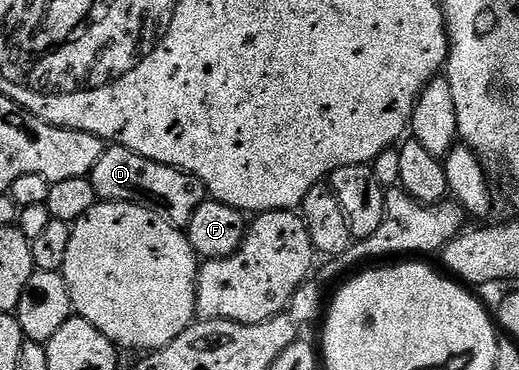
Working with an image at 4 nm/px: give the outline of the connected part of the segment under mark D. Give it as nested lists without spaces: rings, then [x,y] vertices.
[[[119,146],[105,147],[90,179],[101,201],[117,200],[127,204],[140,204],[166,218],[170,226],[181,230],[187,229],[190,218],[194,218],[194,210],[198,210],[198,206],[202,206],[206,199],[204,183],[190,173],[159,164],[150,158],[142,158],[142,154],[134,154],[134,150]]]

